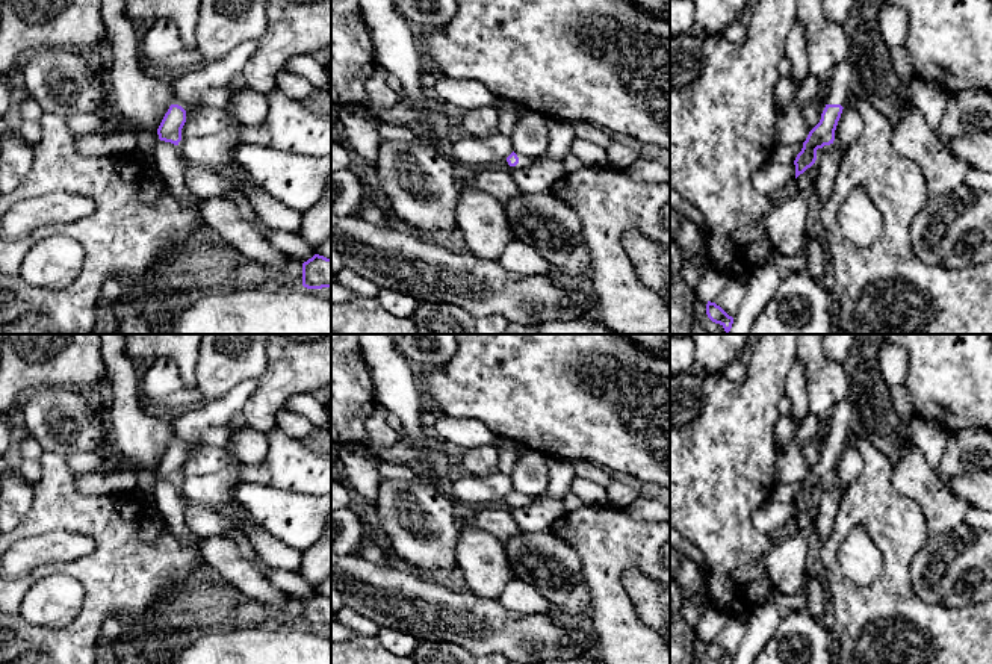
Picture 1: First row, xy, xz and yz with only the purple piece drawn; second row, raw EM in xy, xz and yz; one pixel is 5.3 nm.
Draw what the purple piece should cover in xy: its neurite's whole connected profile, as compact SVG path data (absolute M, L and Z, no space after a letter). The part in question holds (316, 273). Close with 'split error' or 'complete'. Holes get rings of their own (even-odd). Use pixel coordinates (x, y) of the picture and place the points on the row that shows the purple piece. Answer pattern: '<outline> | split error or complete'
M315 254L304 262L302 286L307 289L331 287L331 259Z | complete

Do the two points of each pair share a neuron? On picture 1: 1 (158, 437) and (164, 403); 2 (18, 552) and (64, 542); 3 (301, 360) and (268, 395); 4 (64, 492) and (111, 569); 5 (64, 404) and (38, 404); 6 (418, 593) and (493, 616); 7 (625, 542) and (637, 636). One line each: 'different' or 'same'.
1: different
2: same
3: same
4: same
5: same
6: same
7: same

